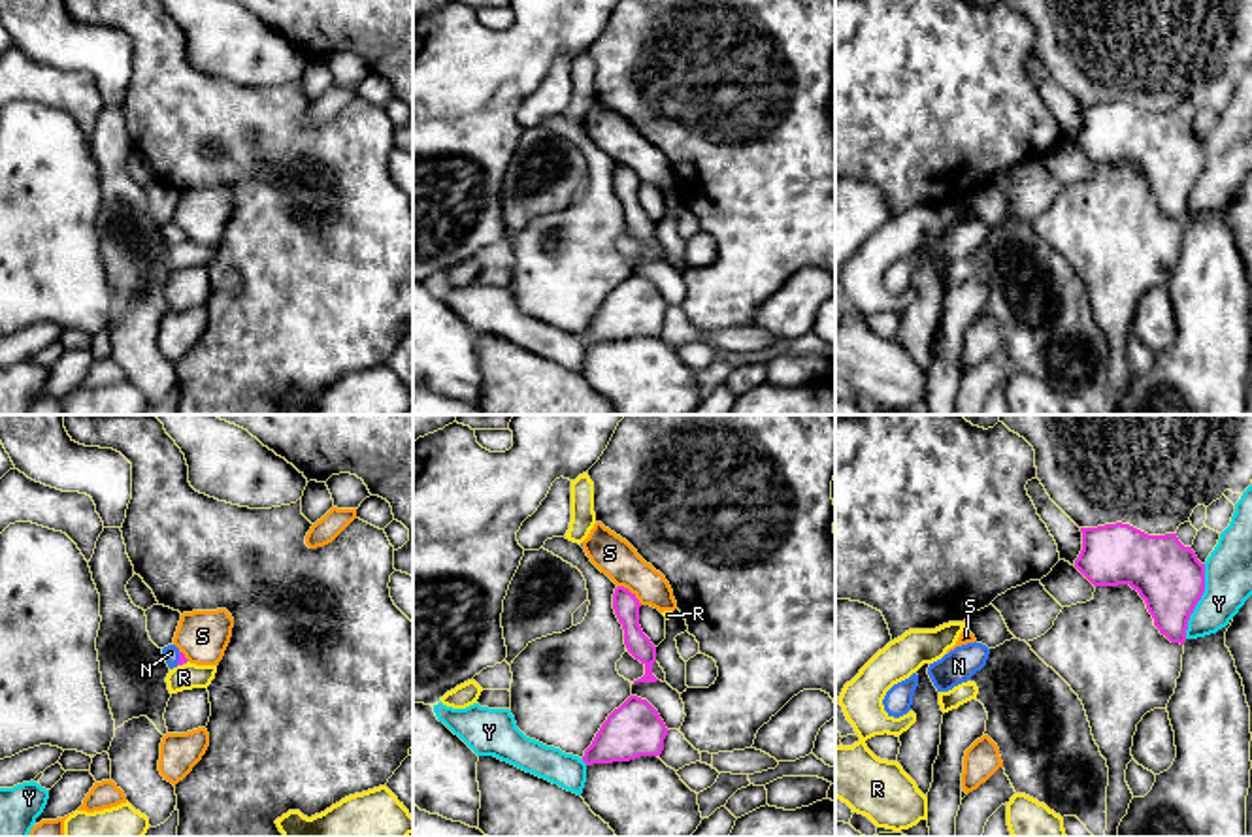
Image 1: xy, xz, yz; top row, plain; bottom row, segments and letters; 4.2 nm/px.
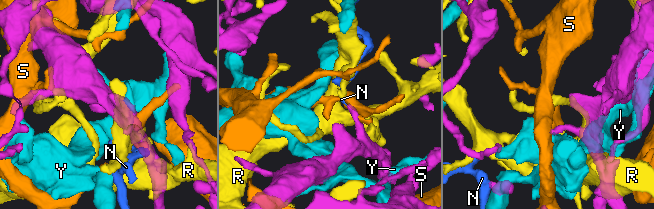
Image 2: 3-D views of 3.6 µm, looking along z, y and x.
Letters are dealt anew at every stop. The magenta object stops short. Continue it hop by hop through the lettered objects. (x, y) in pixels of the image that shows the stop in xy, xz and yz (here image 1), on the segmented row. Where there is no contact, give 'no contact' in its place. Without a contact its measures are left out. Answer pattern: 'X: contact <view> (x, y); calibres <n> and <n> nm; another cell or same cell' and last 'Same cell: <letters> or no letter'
N: contact xy (180, 658); calibres 30 and 70 nm; same cell
R: contact xy (181, 664); calibres 30 and 110 nm; another cell
S: contact xz (630, 592); calibres 110 and 170 nm; another cell
Y: contact yz (1198, 600); calibres 300 and 200 nm; another cell
Same cell: N

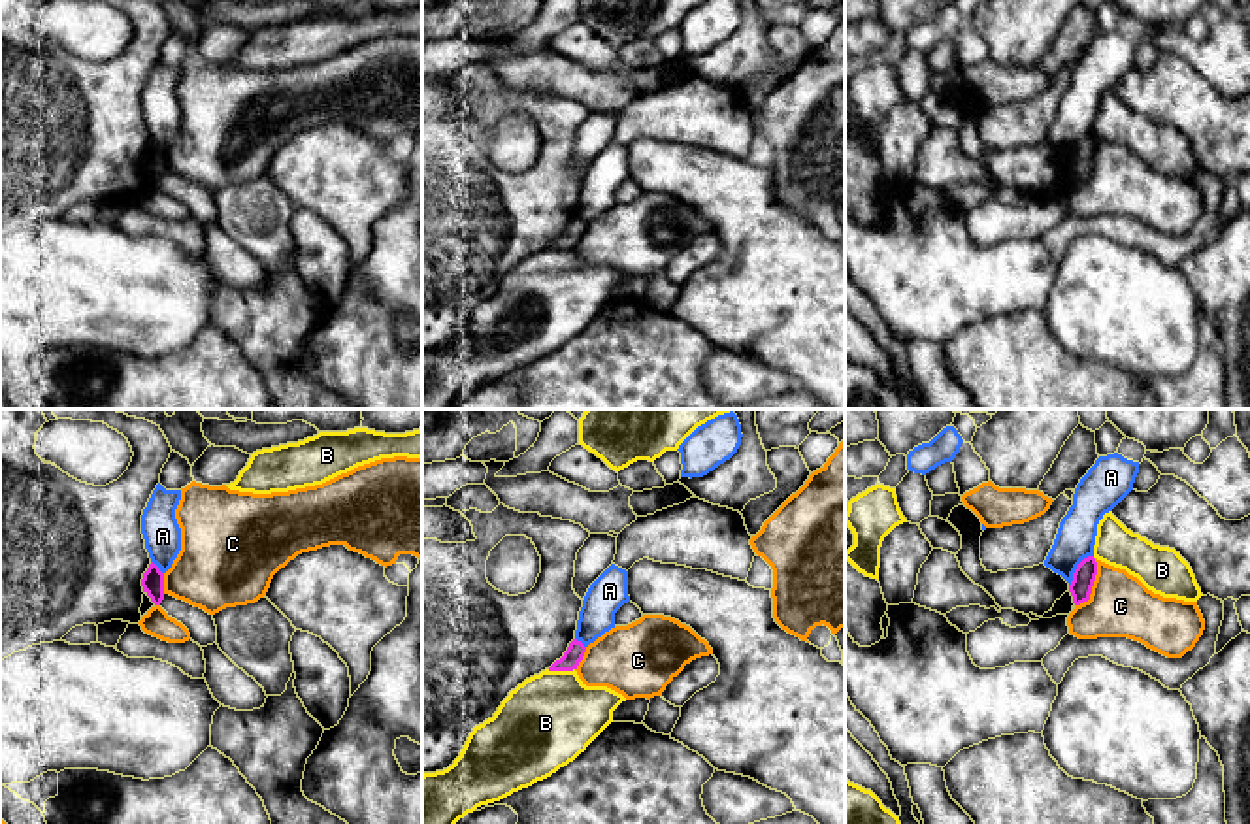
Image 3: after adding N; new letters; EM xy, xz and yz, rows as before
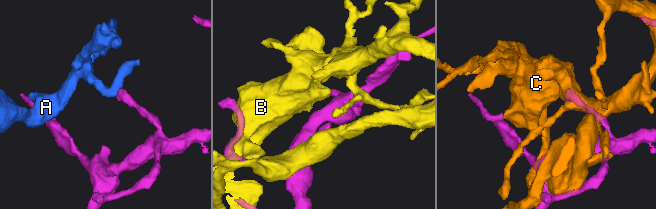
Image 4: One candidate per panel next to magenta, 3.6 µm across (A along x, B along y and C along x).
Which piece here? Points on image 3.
A: contact yz (1077, 568); calibres 100 and 170 nm; another cell
B: contact xz (560, 670); calibres 80 and 400 nm; another cell
C: contact yz (1092, 585); calibres 100 and 280 nm; another cell
Same cell: no letter

